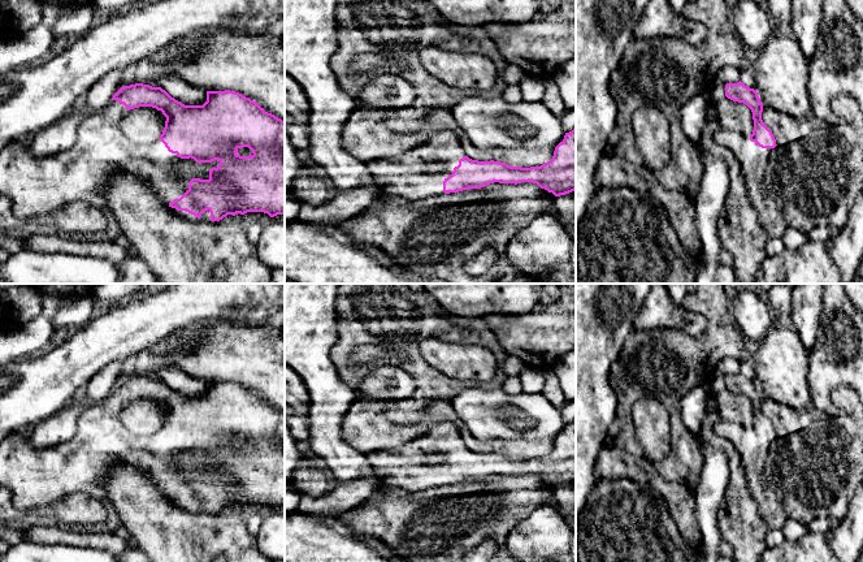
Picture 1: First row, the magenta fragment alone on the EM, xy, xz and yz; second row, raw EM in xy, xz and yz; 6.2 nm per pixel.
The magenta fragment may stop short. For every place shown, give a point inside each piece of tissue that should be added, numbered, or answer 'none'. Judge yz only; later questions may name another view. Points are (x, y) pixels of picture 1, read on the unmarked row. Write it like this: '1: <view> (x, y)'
1: yz (754, 450)

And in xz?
1: xz (403, 467)

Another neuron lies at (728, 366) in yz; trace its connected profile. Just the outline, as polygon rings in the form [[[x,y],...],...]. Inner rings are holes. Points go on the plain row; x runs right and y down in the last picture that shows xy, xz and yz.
[[[727,356],[721,359],[717,364],[717,369],[727,375],[737,375],[741,372],[741,359]]]

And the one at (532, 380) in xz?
[[[526,366],[519,375],[521,388],[526,394],[542,393],[545,386],[545,371]]]

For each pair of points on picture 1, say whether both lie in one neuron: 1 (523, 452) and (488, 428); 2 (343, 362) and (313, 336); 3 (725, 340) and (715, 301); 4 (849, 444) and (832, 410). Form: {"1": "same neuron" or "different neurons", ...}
{"1": "different neurons", "2": "different neurons", "3": "same neuron", "4": "different neurons"}

